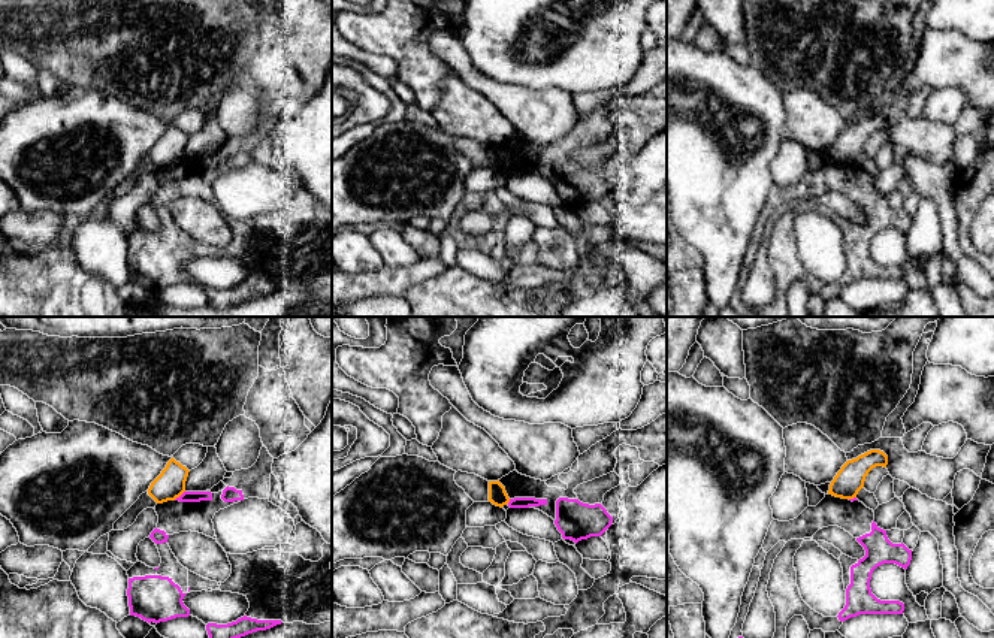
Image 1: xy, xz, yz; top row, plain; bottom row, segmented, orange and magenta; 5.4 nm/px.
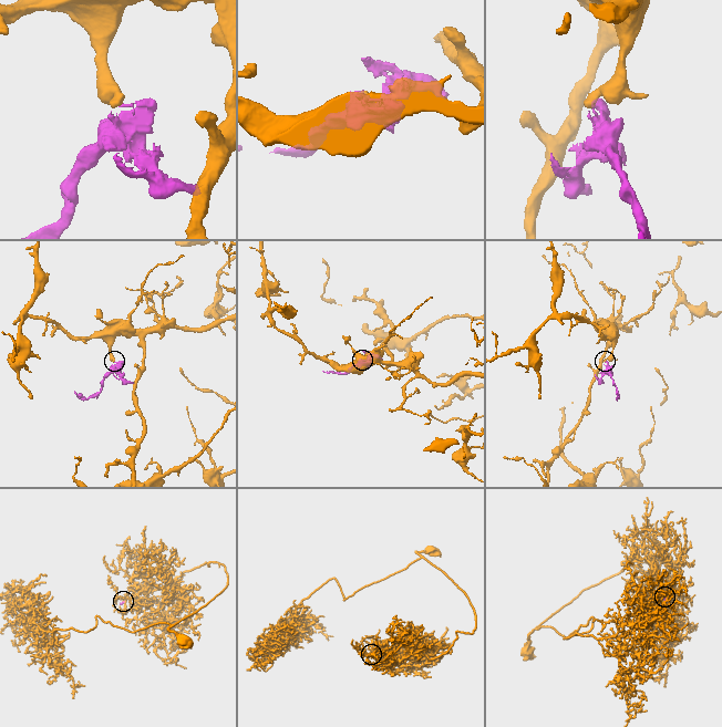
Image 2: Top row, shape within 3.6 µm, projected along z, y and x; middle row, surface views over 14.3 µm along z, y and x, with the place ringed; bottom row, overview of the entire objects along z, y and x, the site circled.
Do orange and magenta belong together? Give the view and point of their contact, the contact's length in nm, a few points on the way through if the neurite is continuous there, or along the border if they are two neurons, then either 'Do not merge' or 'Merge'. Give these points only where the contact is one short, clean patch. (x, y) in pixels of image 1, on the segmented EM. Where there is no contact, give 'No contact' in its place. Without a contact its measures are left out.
Touches orange at xy (178, 496). Shared border 80 nm. Boundary: xy (184, 490), (174, 499). Do not merge

